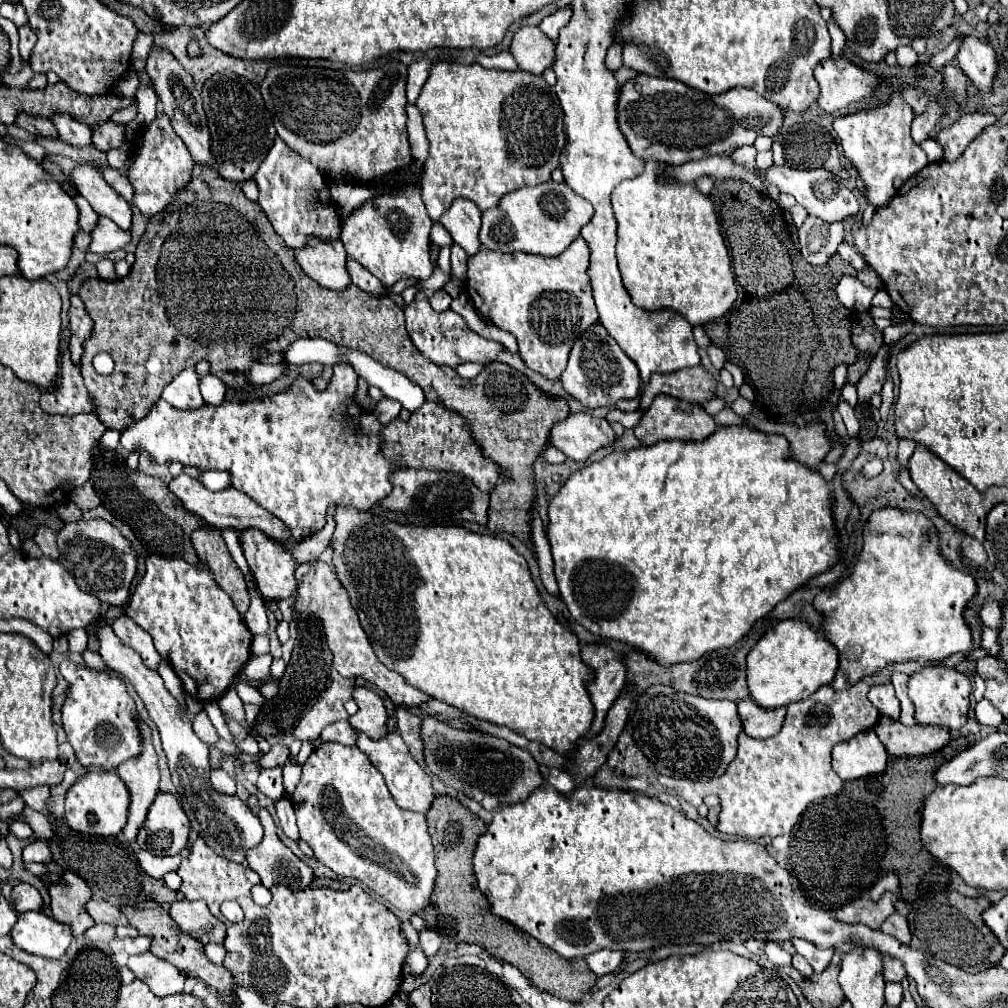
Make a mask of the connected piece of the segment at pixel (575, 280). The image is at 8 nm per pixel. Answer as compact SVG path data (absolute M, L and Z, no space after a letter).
M580 236L562 254L554 258L522 254L522 252L502 254L494 250L480 250L476 252L476 256L468 256L466 294L470 296L476 310L484 318L492 320L498 328L516 336L518 352L532 370L554 380L566 368L568 352L572 344L576 342L576 338L598 320L598 312L596 312L592 290L588 284L588 276L586 276L588 260L590 260L588 244Z

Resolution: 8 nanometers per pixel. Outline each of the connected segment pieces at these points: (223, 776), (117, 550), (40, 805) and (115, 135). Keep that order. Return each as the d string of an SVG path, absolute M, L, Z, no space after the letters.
M216 768L216 770L210 772L210 782L216 788L216 792L224 792L224 794L234 794L236 792L234 778L222 768Z
M102 518L66 522L56 536L60 550L60 564L68 568L80 590L96 596L104 604L122 606L128 600L132 578L136 574L138 556L130 540L122 532Z
M36 786L36 788L28 788L28 790L22 790L20 796L24 798L24 802L34 808L36 812L42 812L44 816L48 814L46 806L48 806L48 800L50 800L50 788L48 786Z
M106 120L92 126L92 144L104 152L108 152L110 148L120 148L124 140L126 140L126 126L122 124Z

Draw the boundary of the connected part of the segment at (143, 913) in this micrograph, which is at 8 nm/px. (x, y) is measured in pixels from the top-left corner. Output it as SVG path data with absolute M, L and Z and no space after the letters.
M146 900L146 902L140 902L136 906L122 906L122 912L128 918L130 926L134 926L140 934L144 934L144 936L148 936L152 940L152 946L150 946L150 952L152 954L156 954L158 958L174 964L180 972L204 980L212 990L220 992L222 996L230 996L230 992L234 988L234 980L232 980L230 972L224 966L212 964L206 958L202 944L196 942L194 938L186 936L176 924L172 924L172 918L168 916L168 906L160 906L154 900Z

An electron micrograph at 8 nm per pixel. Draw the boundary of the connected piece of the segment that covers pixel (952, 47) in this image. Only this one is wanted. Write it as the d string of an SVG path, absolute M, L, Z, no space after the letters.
M960 34L954 38L954 40L948 45L948 47L934 55L930 61L929 65L936 69L942 70L946 65L952 63L954 58L960 48Z

